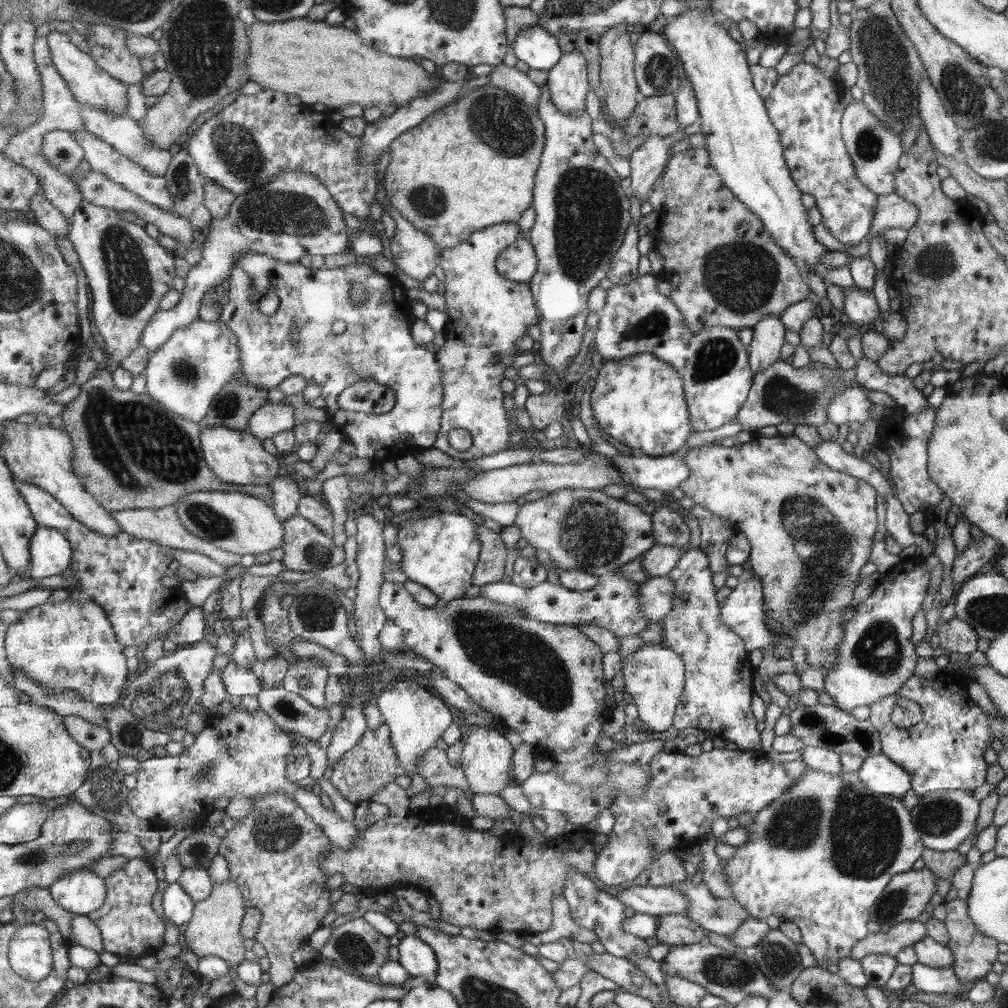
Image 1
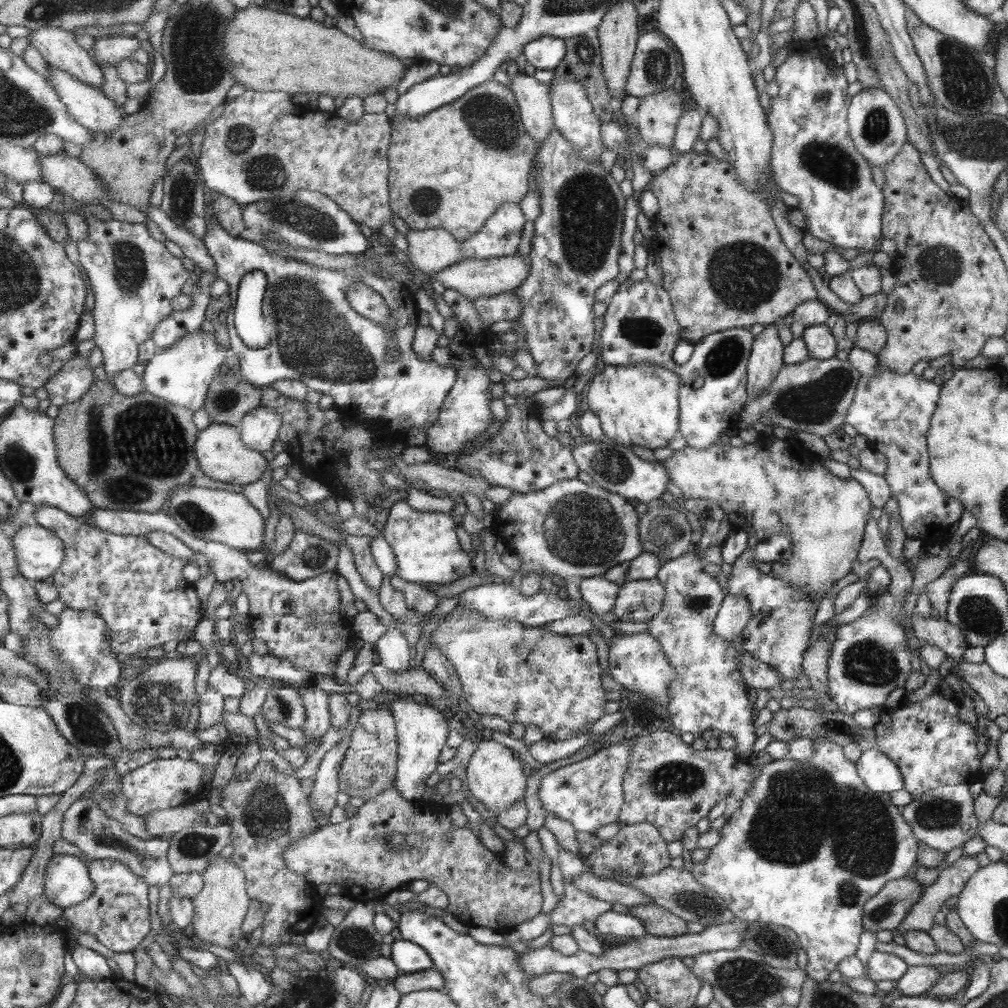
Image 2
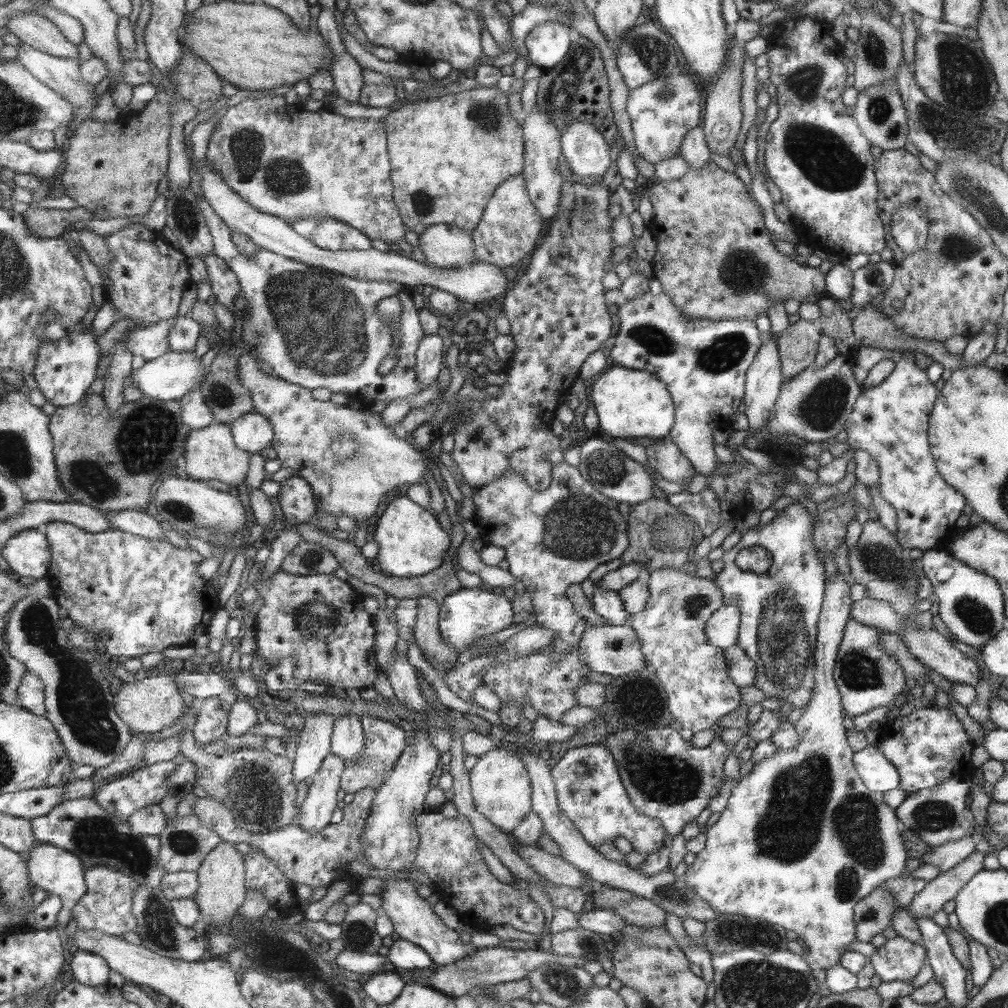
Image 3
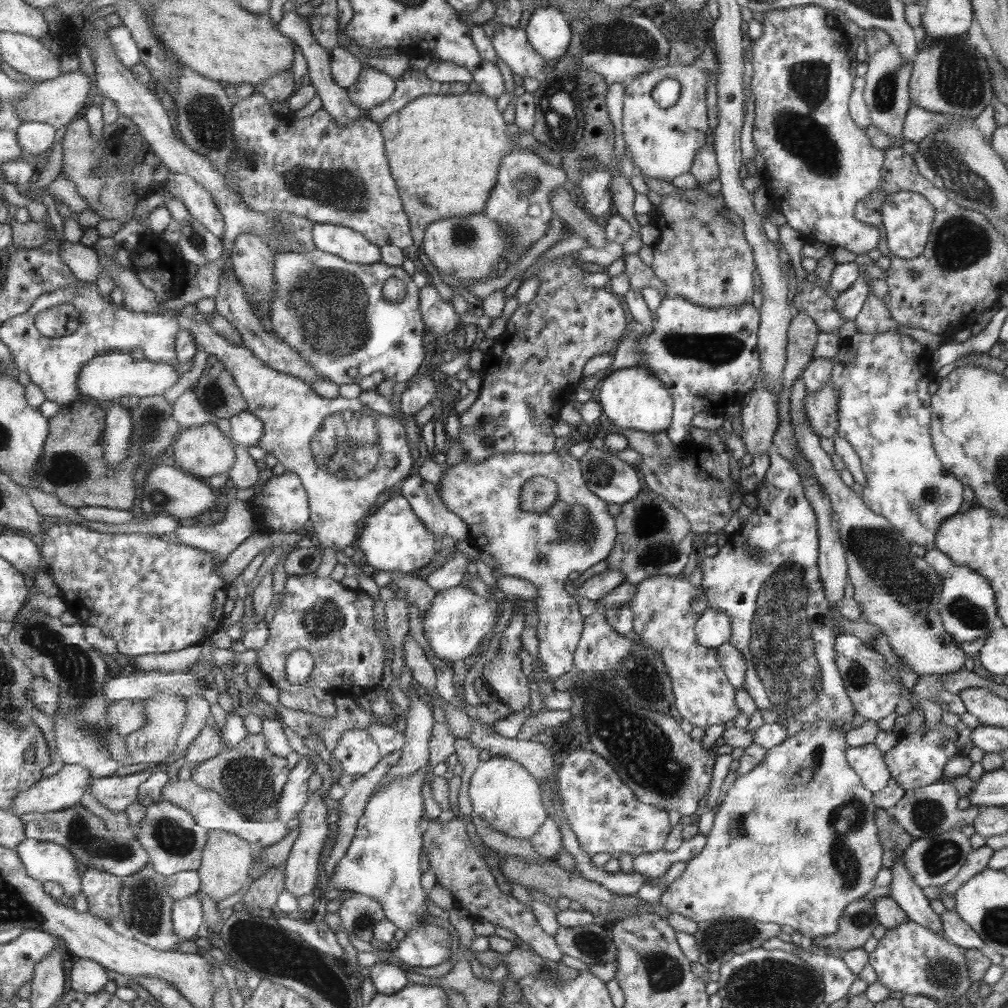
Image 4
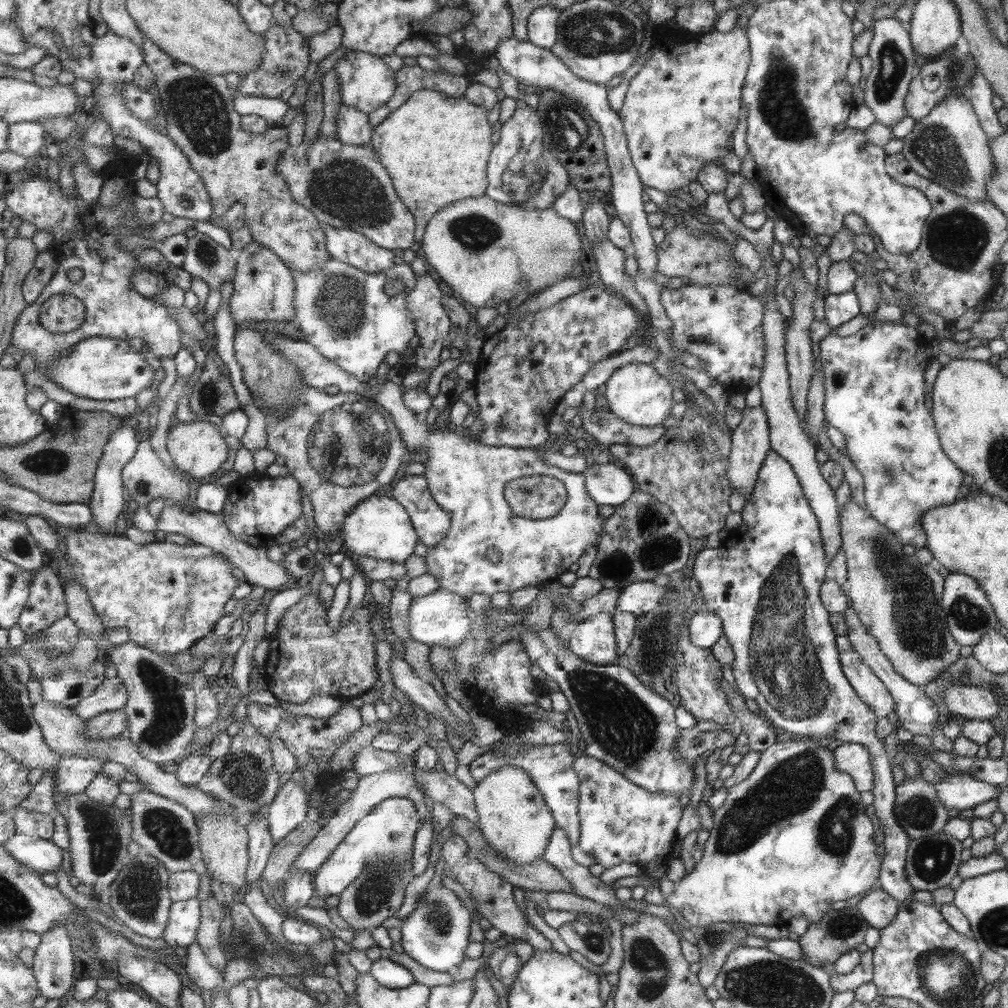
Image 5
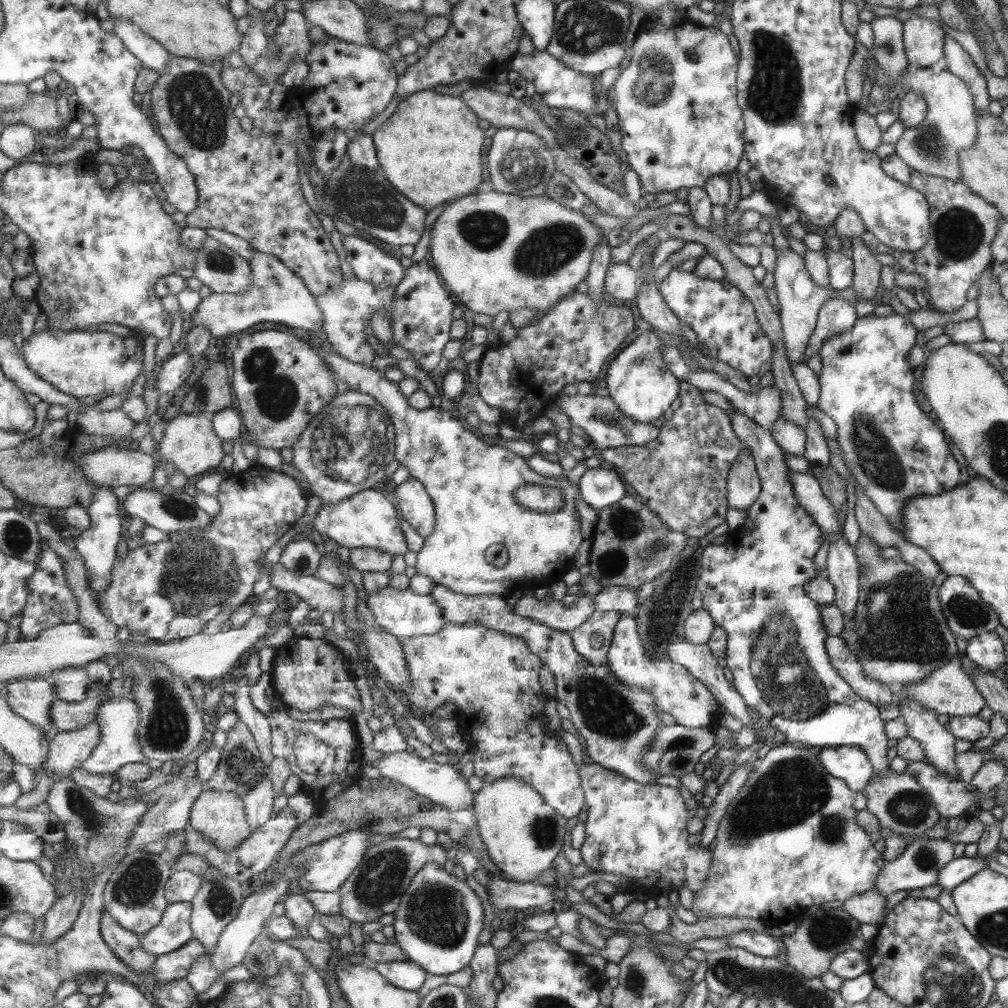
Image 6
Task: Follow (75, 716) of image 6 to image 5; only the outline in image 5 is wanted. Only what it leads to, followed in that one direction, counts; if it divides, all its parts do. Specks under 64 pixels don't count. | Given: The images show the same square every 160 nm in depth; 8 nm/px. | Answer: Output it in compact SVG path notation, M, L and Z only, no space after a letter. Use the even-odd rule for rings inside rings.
M116 676L106 678L91 696L84 698L71 709L83 720L90 721L100 714L125 708L128 698L127 685Z

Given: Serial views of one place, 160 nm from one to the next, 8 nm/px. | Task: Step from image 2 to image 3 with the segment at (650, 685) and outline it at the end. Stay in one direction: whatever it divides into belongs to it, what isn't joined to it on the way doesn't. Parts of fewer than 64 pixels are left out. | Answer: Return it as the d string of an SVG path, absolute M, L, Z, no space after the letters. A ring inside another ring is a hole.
M593 626L587 628L584 636L581 637L578 655L582 664L586 664L589 671L617 678L617 676L623 676L628 672L647 667L640 646L641 640L633 633L630 626Z

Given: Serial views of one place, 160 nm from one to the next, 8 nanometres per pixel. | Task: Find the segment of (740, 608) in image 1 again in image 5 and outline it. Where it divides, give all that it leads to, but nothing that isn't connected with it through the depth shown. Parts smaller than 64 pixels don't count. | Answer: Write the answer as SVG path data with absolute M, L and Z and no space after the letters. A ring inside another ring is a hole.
M704 608L690 612L689 641L697 648L710 648L723 635L721 620Z

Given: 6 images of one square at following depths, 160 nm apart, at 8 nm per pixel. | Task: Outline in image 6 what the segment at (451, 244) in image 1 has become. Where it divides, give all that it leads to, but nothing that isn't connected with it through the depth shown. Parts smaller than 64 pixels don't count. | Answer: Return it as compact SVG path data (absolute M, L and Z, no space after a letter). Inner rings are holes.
M434 90L417 92L399 102L392 115L373 134L387 178L395 188L429 212L443 202L479 192L477 188L484 184L481 158L486 138L484 130L479 128L479 120L478 114L460 96L439 95Z

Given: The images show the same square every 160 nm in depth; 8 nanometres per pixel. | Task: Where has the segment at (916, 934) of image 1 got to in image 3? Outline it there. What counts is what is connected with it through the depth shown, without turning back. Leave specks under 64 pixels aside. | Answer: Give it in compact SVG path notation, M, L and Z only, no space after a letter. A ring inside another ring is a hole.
M975 850L948 872L927 881L904 910L907 910L914 920L920 916L933 916L934 912L943 908L947 900L954 900L955 895L976 872L983 870L983 858L986 855Z

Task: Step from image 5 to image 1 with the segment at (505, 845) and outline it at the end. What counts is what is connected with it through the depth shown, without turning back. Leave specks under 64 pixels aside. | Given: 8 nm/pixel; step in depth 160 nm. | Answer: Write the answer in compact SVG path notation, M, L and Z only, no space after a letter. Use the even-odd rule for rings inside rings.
M479 726L471 732L461 760L472 793L498 795L503 788L509 785L509 764L512 764L511 752L513 752L511 744L503 738L502 734L497 734L493 726Z

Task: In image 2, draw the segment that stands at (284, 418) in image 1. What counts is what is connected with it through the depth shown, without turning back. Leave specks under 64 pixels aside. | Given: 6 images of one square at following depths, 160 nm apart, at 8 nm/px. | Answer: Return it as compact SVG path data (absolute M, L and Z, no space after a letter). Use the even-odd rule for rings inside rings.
M257 407L249 411L239 424L239 431L245 446L259 452L273 450L279 438L282 418L274 408Z

